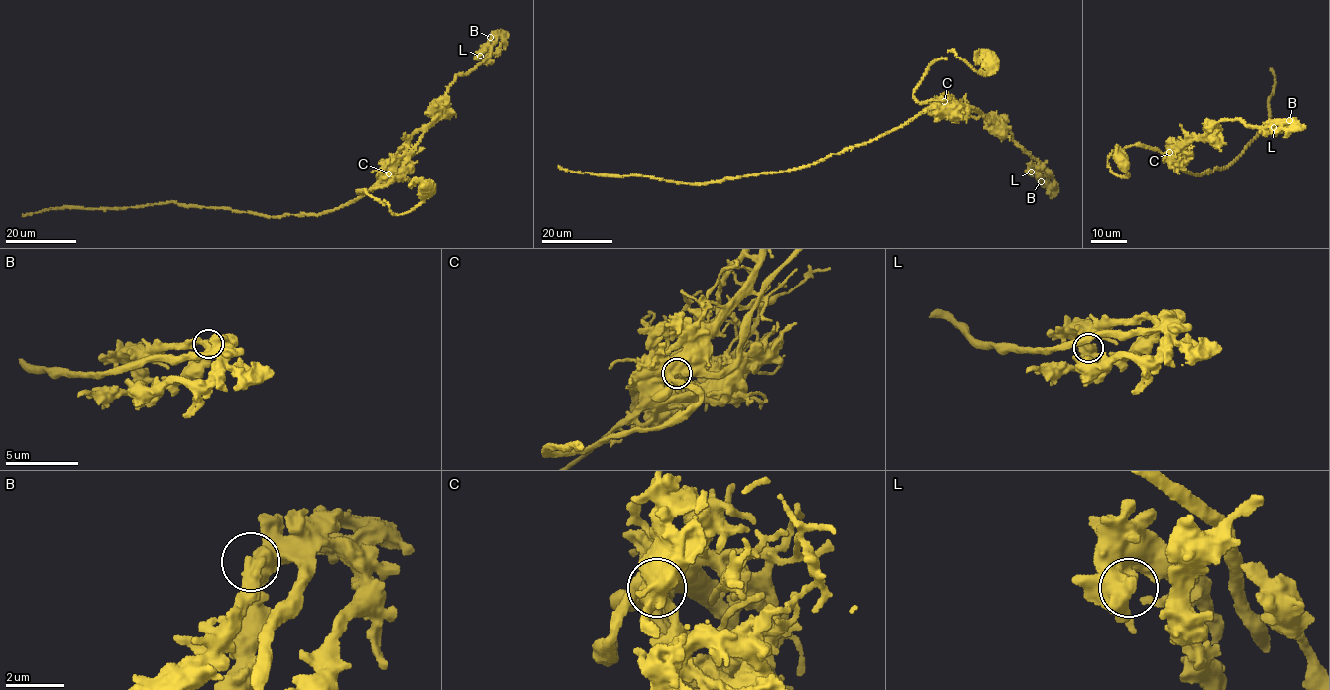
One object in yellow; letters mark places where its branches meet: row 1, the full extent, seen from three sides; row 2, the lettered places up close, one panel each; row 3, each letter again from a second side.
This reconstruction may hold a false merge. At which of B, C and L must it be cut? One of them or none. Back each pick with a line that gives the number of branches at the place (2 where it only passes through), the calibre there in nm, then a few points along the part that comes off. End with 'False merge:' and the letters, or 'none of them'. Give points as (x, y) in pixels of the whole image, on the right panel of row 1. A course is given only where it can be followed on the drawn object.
C: Branches: 4. Thickness 500 nm. Course of the part to remove: (1169, 153), (1171, 161), (1193, 174), (1226, 167), (1268, 125), (1275, 80), (1270, 69)
False merge: C

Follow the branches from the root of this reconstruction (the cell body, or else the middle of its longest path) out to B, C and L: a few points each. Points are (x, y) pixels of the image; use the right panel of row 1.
B: (1120, 163), (1127, 176), (1108, 158), (1134, 145), (1163, 162), (1220, 121), (1289, 120)
C: (1120, 163), (1127, 176), (1112, 172), (1108, 158), (1134, 145), (1160, 151), (1163, 162), (1169, 153)
L: (1120, 163), (1127, 176), (1108, 158), (1134, 145), (1163, 162), (1220, 121), (1289, 121), (1274, 127)

